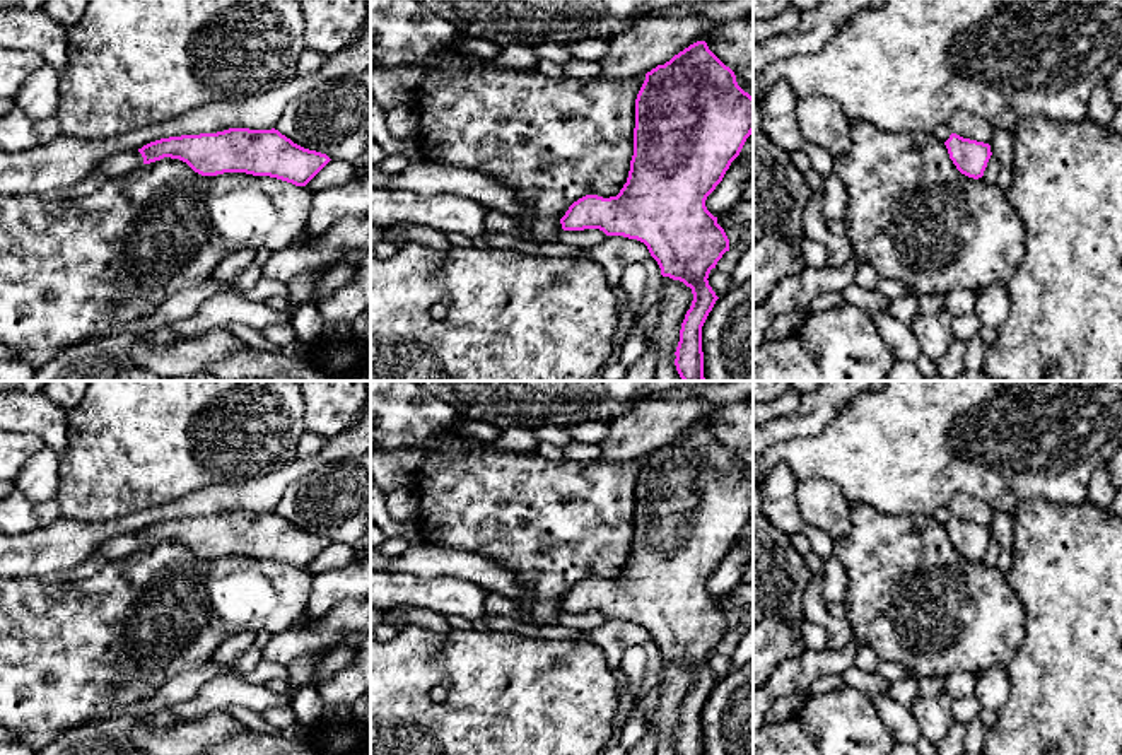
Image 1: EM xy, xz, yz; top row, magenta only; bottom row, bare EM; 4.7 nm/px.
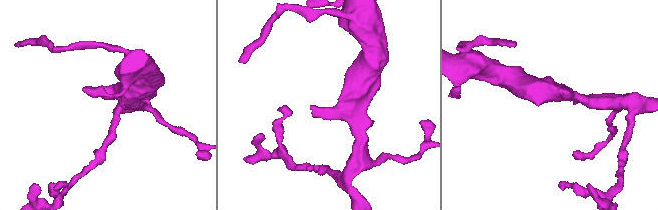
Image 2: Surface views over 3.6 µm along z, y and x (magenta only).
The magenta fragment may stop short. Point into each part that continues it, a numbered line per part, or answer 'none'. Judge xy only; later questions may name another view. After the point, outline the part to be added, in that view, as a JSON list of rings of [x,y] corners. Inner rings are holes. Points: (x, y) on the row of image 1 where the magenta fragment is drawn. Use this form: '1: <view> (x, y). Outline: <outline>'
1: xy (116, 164). Outline: [[[126,150],[106,155],[94,169],[92,174],[102,174],[108,179],[133,173],[143,166],[143,157],[138,150]]]

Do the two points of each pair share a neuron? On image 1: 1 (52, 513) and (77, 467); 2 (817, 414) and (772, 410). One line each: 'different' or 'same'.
1: different
2: different

